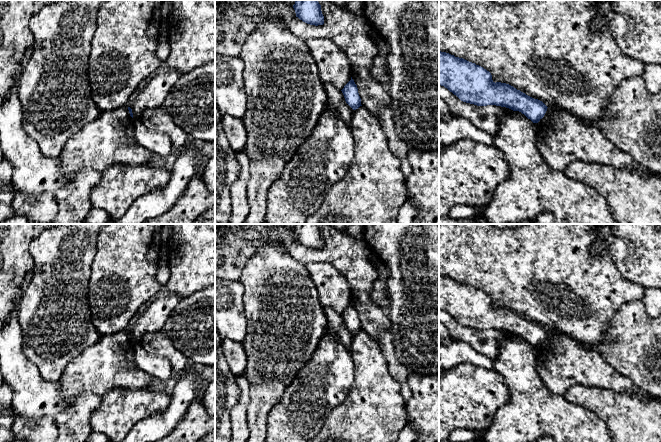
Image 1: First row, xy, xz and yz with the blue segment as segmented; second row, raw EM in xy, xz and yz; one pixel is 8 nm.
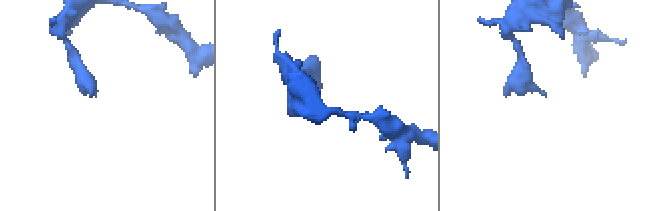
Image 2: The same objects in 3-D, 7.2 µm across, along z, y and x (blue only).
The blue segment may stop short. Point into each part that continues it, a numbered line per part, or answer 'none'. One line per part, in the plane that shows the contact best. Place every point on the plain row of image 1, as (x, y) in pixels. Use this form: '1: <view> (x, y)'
none

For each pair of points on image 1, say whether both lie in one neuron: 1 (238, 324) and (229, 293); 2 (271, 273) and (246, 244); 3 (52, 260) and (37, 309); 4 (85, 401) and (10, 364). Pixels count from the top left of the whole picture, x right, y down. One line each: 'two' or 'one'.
1: one
2: two
3: one
4: one

